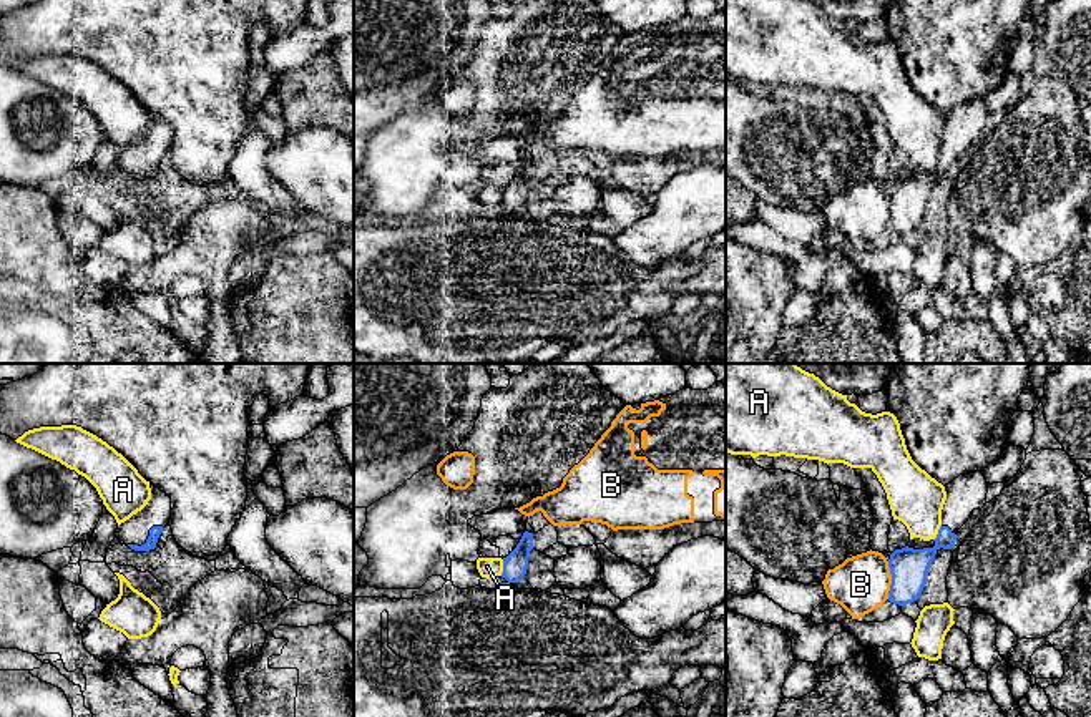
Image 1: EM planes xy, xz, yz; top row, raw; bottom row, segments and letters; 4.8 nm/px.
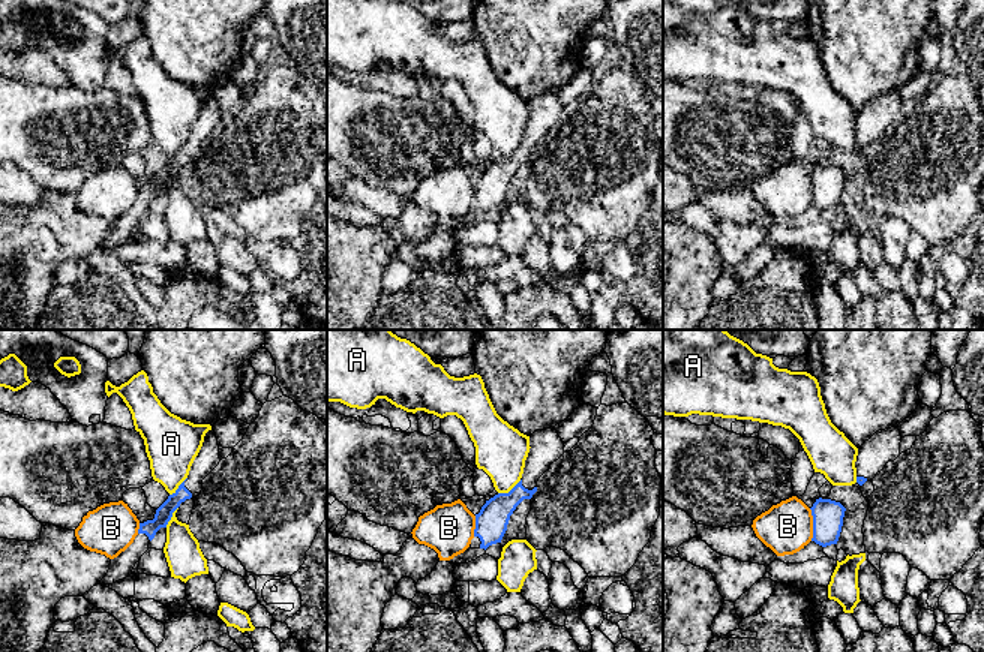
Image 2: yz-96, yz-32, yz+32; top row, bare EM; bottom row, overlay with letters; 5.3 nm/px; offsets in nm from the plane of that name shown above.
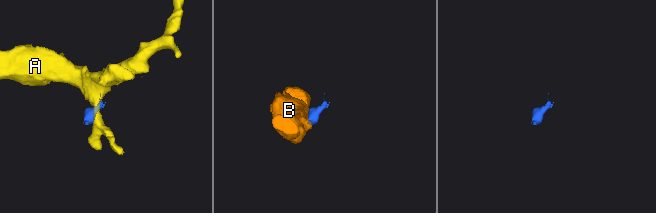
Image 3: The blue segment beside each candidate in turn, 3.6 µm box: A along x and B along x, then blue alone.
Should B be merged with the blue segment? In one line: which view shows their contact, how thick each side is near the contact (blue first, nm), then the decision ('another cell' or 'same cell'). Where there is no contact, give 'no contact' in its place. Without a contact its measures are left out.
contact in yz; calibres 190 and 280 nm; another cell

